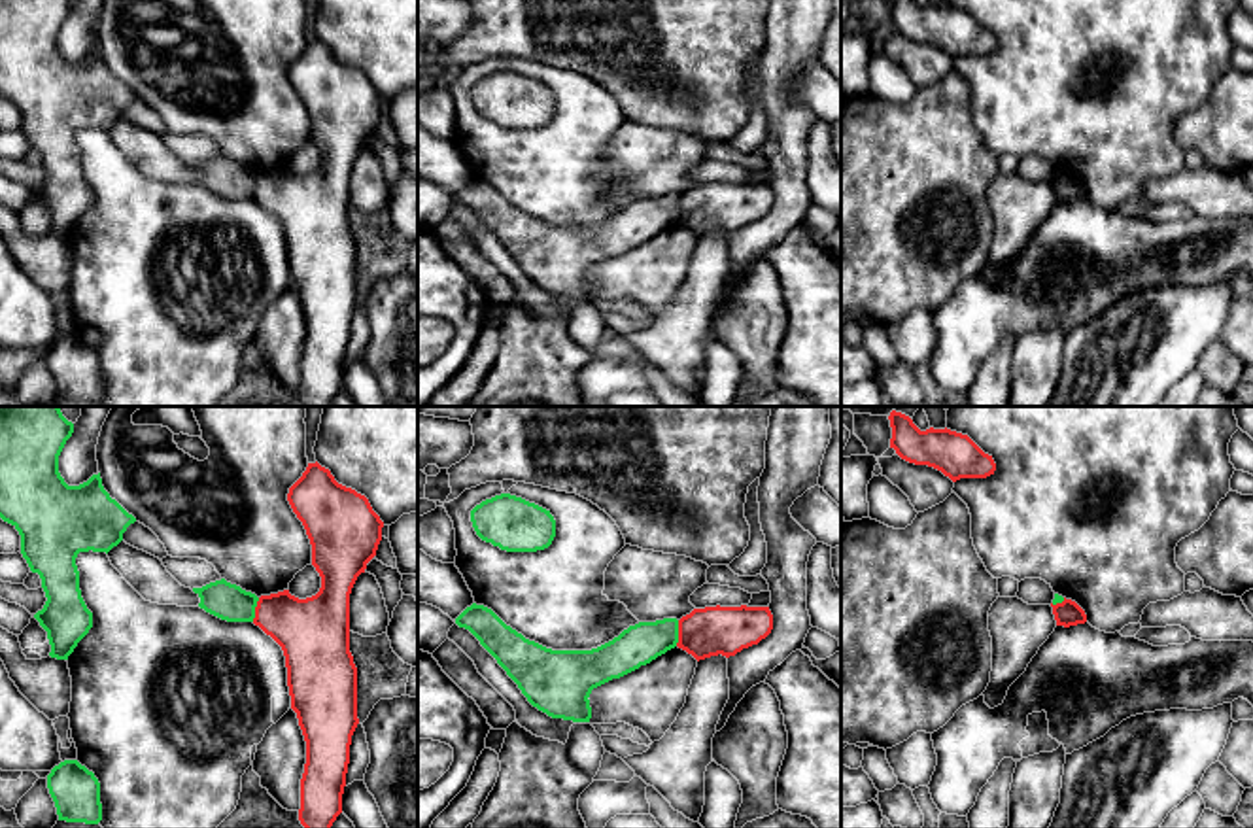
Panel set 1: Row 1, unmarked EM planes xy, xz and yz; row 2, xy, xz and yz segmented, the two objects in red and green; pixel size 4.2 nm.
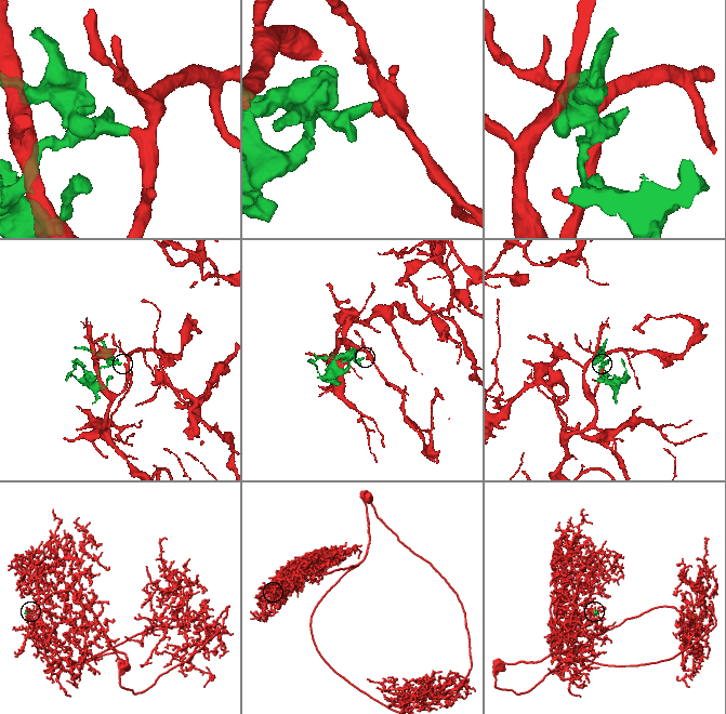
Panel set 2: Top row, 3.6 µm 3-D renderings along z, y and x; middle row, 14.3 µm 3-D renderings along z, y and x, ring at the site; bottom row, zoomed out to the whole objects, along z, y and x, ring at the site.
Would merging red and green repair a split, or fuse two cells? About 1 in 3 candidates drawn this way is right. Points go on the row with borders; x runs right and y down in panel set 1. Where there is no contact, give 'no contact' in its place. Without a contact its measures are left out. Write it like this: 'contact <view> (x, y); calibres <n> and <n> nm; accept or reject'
contact xz (679, 634); calibres 220 and 170 nm; reject

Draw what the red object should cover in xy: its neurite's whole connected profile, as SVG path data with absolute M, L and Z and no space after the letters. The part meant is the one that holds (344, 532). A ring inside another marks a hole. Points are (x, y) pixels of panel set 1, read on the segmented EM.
M318 461L308 463L289 488L287 501L302 522L312 544L312 565L321 577L316 595L299 599L289 590L261 595L253 624L283 650L291 709L306 741L300 779L299 820L304 828L331 828L342 813L342 794L357 718L357 667L350 652L350 594L367 563L376 556L384 522L369 499L335 480Z

